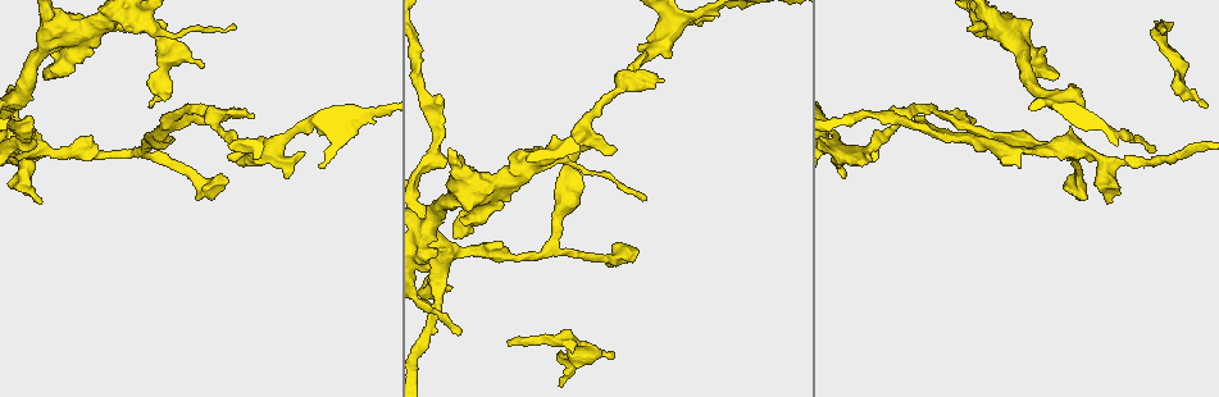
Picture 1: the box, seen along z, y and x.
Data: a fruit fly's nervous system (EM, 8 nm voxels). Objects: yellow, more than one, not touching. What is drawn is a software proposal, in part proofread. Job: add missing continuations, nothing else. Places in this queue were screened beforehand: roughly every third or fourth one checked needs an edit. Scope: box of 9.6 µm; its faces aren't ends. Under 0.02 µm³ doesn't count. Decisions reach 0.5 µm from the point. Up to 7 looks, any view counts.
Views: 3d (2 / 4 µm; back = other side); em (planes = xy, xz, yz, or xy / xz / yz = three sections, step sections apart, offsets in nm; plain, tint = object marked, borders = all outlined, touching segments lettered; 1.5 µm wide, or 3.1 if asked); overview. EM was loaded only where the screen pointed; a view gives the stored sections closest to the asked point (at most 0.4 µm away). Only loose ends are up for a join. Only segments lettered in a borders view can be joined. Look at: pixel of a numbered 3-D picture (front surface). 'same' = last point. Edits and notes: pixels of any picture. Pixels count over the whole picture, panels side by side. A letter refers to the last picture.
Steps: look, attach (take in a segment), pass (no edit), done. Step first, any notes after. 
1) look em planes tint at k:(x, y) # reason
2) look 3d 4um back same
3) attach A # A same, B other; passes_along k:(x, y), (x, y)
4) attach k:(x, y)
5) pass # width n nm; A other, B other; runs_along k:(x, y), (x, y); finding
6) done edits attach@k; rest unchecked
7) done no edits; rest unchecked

look 3d 4um at 1:(1154, 150) # tapers out

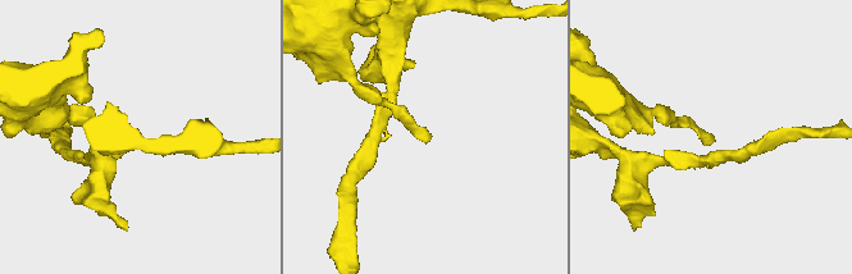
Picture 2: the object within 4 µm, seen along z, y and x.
look em xz step 8 borders at 2:(713, 138) # need the tissue

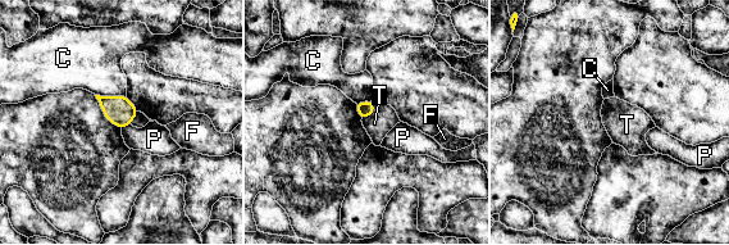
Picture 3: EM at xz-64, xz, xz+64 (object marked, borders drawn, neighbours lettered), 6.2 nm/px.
look em planes borders same

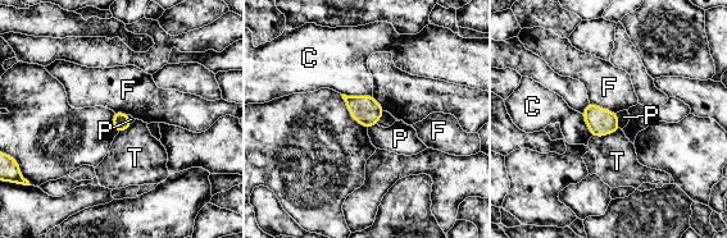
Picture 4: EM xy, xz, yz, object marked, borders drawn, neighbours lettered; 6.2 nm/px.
pass # width 100 nm; C other, F other, P other, T other; border 4:(616, 113), (619, 127); no lettered segment goes on from it

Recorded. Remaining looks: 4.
look em xy step 8 plain at 1:(202, 63) # free end

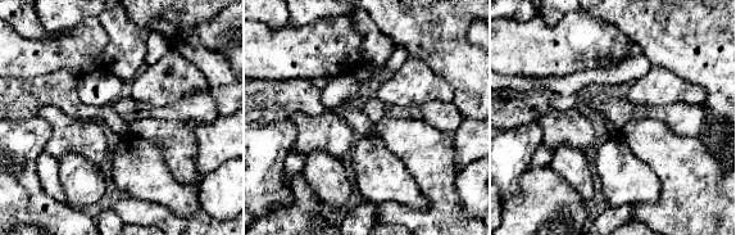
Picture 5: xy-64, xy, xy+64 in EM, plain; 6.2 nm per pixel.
look em xy step 8 borders same # what lies round it

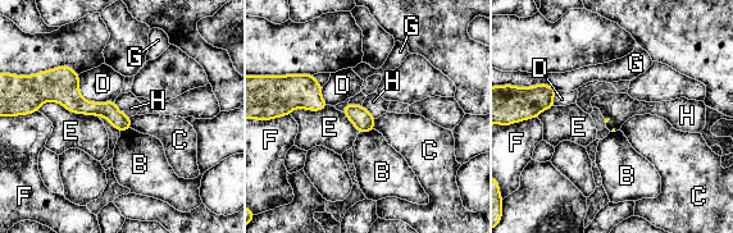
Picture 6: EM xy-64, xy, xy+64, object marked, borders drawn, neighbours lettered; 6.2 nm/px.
pass # B other, C other, D other, E other, F other, G other, H other; no lettered segment goes on from it

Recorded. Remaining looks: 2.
done no edits; rest unchecked

